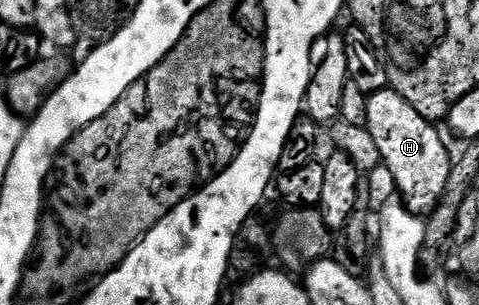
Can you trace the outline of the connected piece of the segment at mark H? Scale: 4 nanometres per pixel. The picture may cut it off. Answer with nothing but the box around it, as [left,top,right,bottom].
[365,87,451,215]

